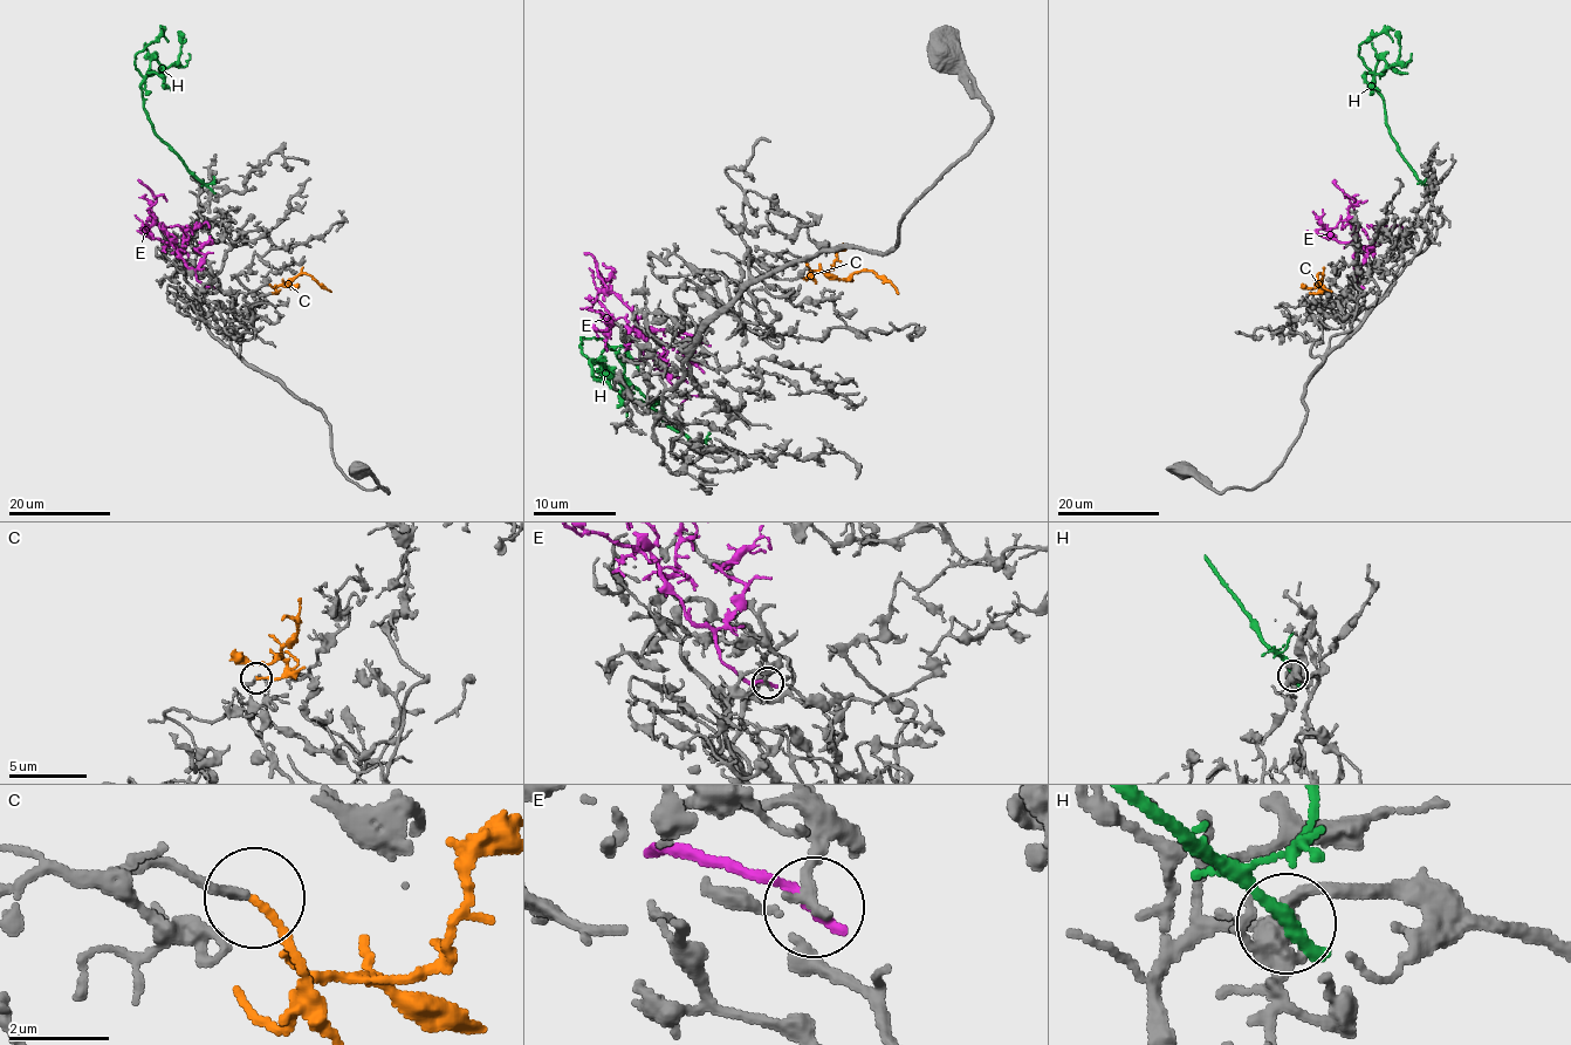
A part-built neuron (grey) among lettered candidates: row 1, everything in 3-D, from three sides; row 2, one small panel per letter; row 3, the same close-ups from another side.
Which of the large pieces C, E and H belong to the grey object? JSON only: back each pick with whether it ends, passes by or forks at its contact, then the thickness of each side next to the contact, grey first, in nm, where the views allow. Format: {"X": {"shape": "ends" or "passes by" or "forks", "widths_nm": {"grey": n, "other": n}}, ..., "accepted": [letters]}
{"C": {"shape": "ends", "widths_nm": {"grey": 180, "other": 130}}, "accepted": ["C"]}

